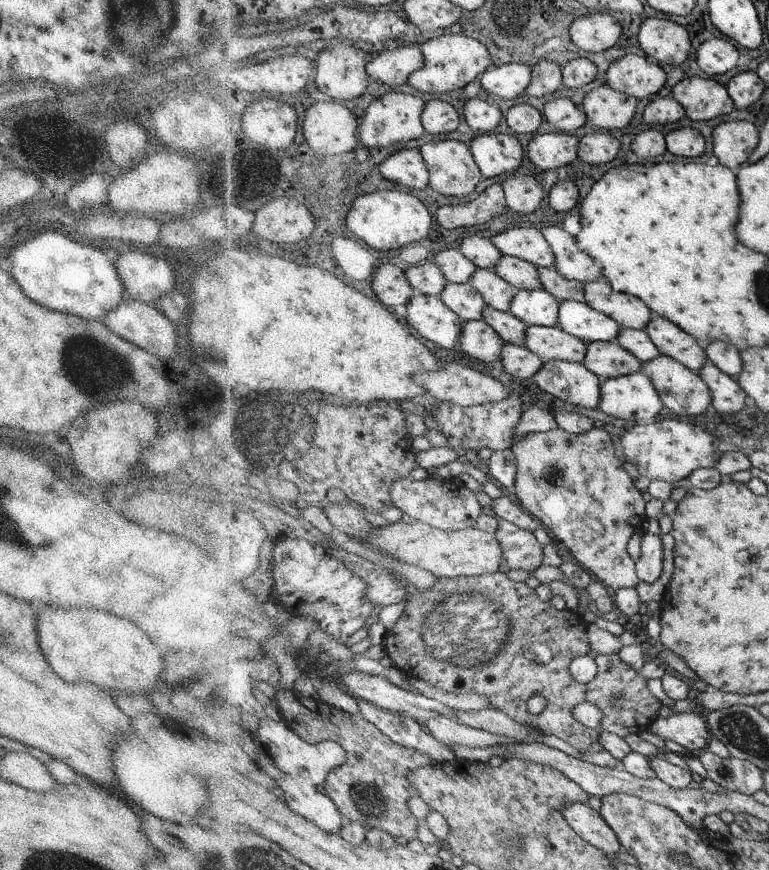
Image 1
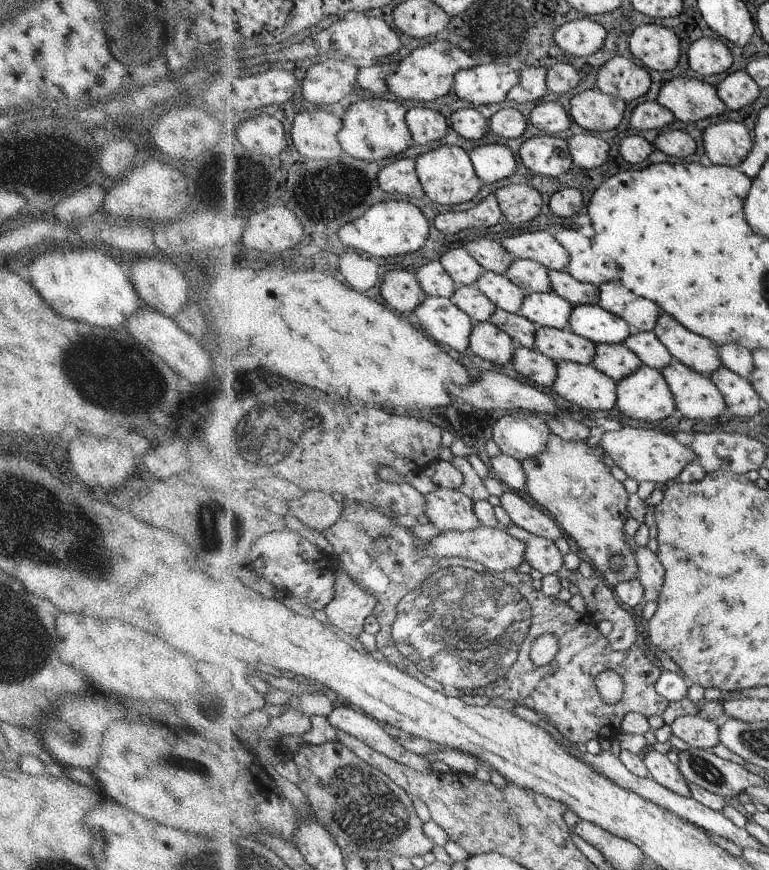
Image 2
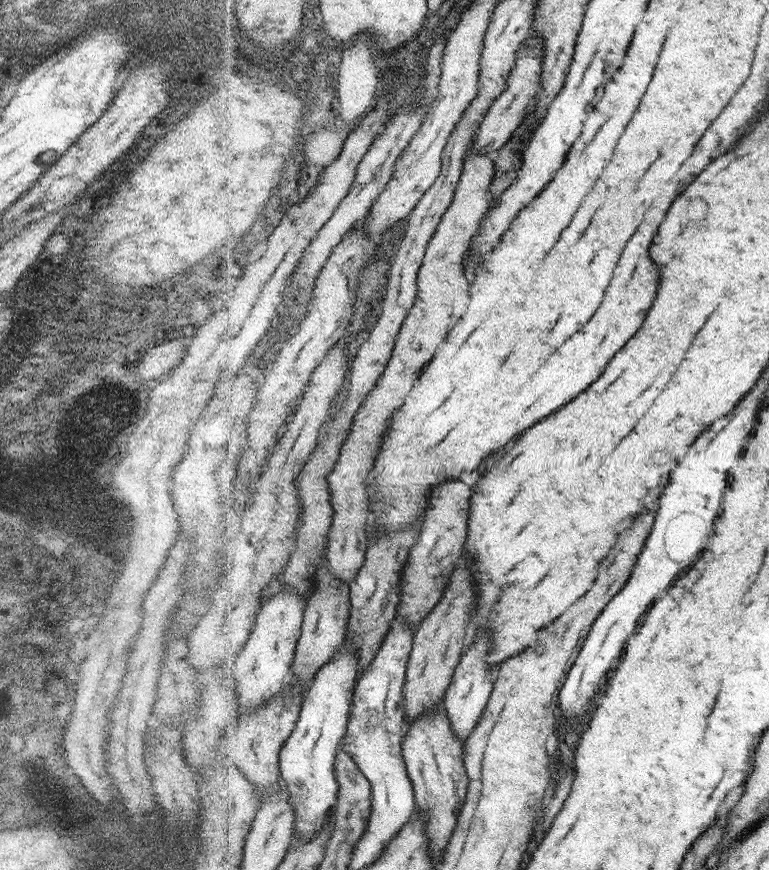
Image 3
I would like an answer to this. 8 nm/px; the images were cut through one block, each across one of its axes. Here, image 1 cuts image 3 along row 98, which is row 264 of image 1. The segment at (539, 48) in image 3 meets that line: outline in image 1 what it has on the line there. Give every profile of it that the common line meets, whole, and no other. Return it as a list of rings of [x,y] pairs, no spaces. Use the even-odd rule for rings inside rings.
[[[502,254],[498,266],[492,270],[518,290],[534,290],[542,287],[538,268],[539,266],[530,264],[528,261]]]

